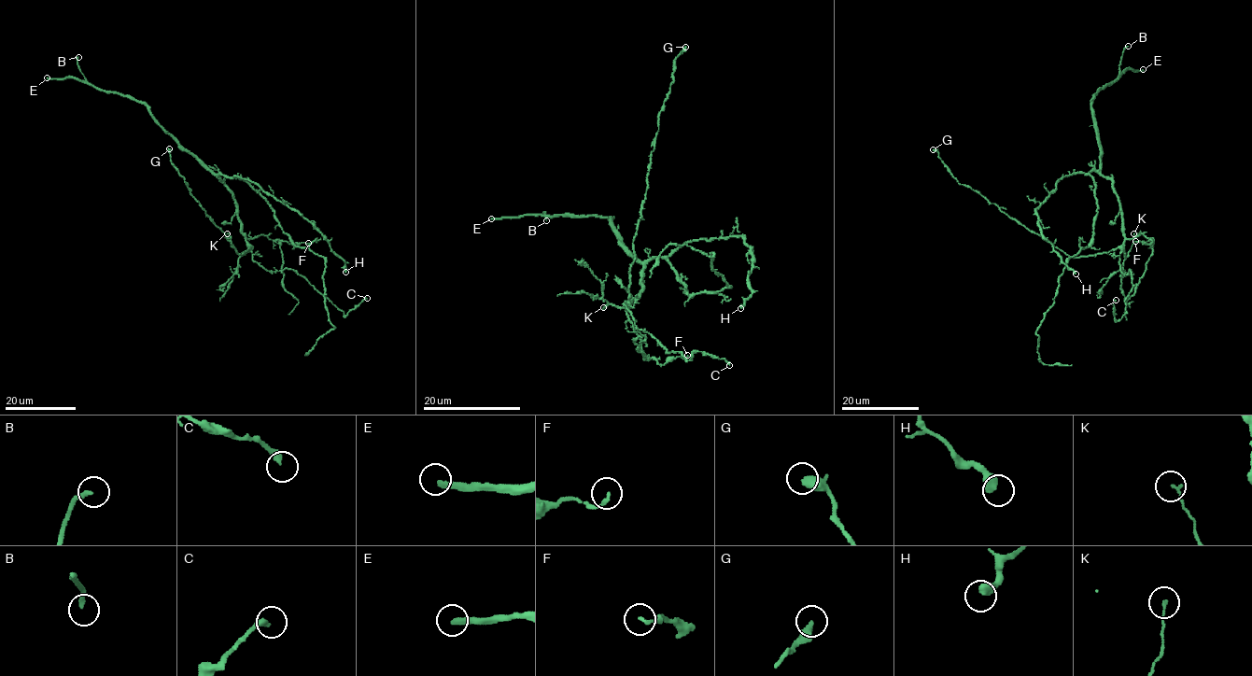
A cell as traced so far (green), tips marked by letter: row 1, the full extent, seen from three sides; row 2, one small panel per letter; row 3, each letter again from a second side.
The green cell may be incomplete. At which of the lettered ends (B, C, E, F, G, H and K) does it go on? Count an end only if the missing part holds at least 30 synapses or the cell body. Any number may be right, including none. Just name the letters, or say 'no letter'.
B, E

